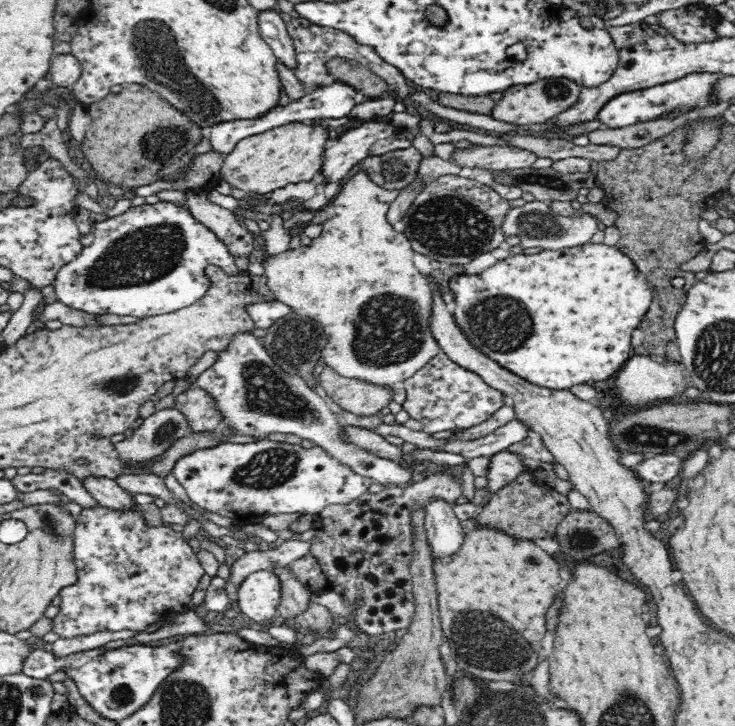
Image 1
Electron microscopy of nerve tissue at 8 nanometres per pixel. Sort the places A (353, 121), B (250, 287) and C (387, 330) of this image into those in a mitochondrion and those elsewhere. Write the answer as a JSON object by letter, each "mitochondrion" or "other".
{"A":"other","B":"other","C":"mitochondrion"}

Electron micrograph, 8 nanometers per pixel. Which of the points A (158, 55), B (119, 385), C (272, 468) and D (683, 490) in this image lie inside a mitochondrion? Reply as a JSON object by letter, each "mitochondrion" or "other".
{"A":"mitochondrion","B":"mitochondrion","C":"mitochondrion","D":"other"}

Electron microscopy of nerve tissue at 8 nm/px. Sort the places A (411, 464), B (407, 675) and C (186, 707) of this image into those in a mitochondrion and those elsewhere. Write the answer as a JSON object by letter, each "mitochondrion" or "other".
{"A":"other","B":"mitochondrion","C":"mitochondrion"}

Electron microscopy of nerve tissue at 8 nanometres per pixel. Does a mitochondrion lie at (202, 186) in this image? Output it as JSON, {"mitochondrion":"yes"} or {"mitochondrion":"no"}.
{"mitochondrion":"no"}

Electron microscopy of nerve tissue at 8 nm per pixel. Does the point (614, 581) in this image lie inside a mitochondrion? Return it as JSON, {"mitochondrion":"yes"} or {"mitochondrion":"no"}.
{"mitochondrion":"no"}

